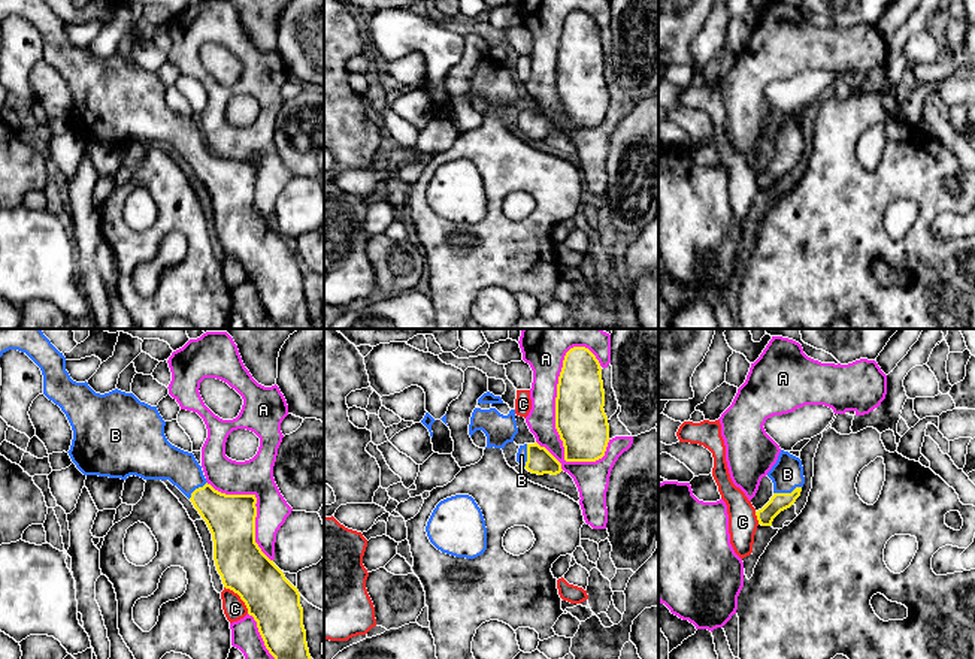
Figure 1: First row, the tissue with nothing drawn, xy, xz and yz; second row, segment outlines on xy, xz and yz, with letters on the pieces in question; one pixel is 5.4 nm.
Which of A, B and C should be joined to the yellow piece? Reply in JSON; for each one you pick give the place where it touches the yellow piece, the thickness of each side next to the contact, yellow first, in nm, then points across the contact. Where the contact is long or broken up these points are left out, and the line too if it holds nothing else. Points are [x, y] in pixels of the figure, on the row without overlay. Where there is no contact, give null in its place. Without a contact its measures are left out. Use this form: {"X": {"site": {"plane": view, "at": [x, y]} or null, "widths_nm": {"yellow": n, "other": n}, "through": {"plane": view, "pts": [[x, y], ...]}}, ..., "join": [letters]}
{"B": {"site": {"plane": "yz", "at": [787, 159]}, "widths_nm": {"yellow": 100, "other": 170}, "through": {"plane": "yz", "pts": [[778, 168], [787, 159], [787, 139]]}}, "join": ["B"]}

